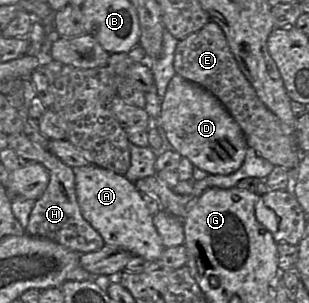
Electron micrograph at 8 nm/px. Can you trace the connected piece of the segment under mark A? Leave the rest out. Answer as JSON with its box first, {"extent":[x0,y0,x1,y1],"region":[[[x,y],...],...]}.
{"extent":[73,164,165,262],"region":[[[94,164],[73,168],[73,170],[75,175],[76,195],[81,213],[101,235],[105,244],[124,249],[132,255],[140,256],[150,262],[157,262],[165,247],[153,223],[153,215],[149,211],[135,184],[129,181],[125,175],[120,175]]]}

